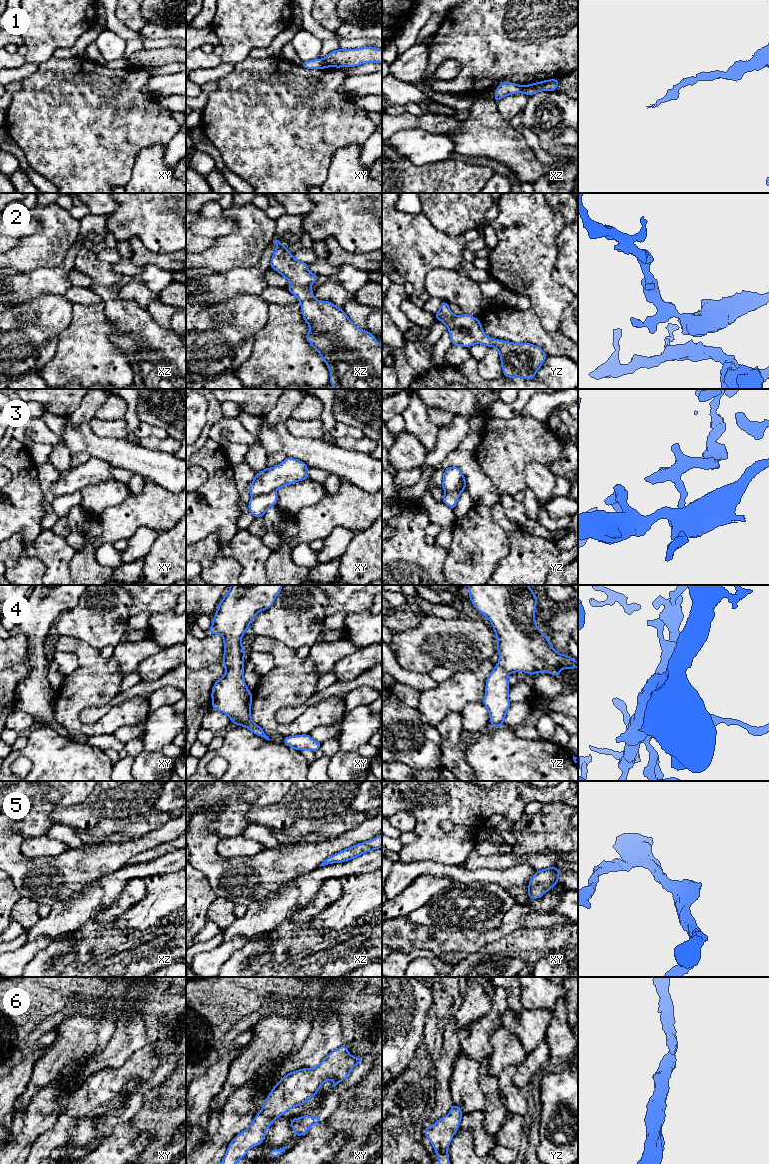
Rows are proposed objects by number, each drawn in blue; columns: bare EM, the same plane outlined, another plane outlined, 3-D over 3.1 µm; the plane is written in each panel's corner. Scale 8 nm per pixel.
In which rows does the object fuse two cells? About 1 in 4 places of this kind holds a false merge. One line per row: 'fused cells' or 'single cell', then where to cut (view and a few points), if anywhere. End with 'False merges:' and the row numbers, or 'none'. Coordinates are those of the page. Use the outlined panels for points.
1: fused cells | xz (521, 85), (522, 92)
2: single cell | no cut
3: single cell | no cut
4: single cell | no cut
5: single cell | no cut
6: single cell | no cut
False merges: 1

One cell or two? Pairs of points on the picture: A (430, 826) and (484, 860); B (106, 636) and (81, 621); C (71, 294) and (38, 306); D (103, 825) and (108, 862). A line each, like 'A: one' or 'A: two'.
A: two
B: one
C: two
D: two

